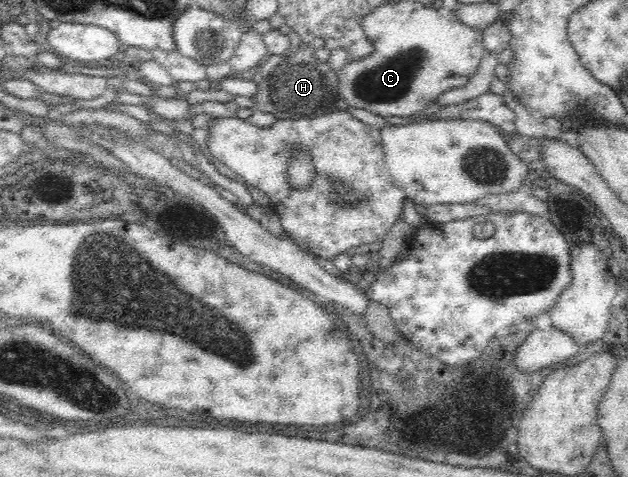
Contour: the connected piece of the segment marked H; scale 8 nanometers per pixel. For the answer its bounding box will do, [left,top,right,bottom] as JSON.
[254,41,349,120]

